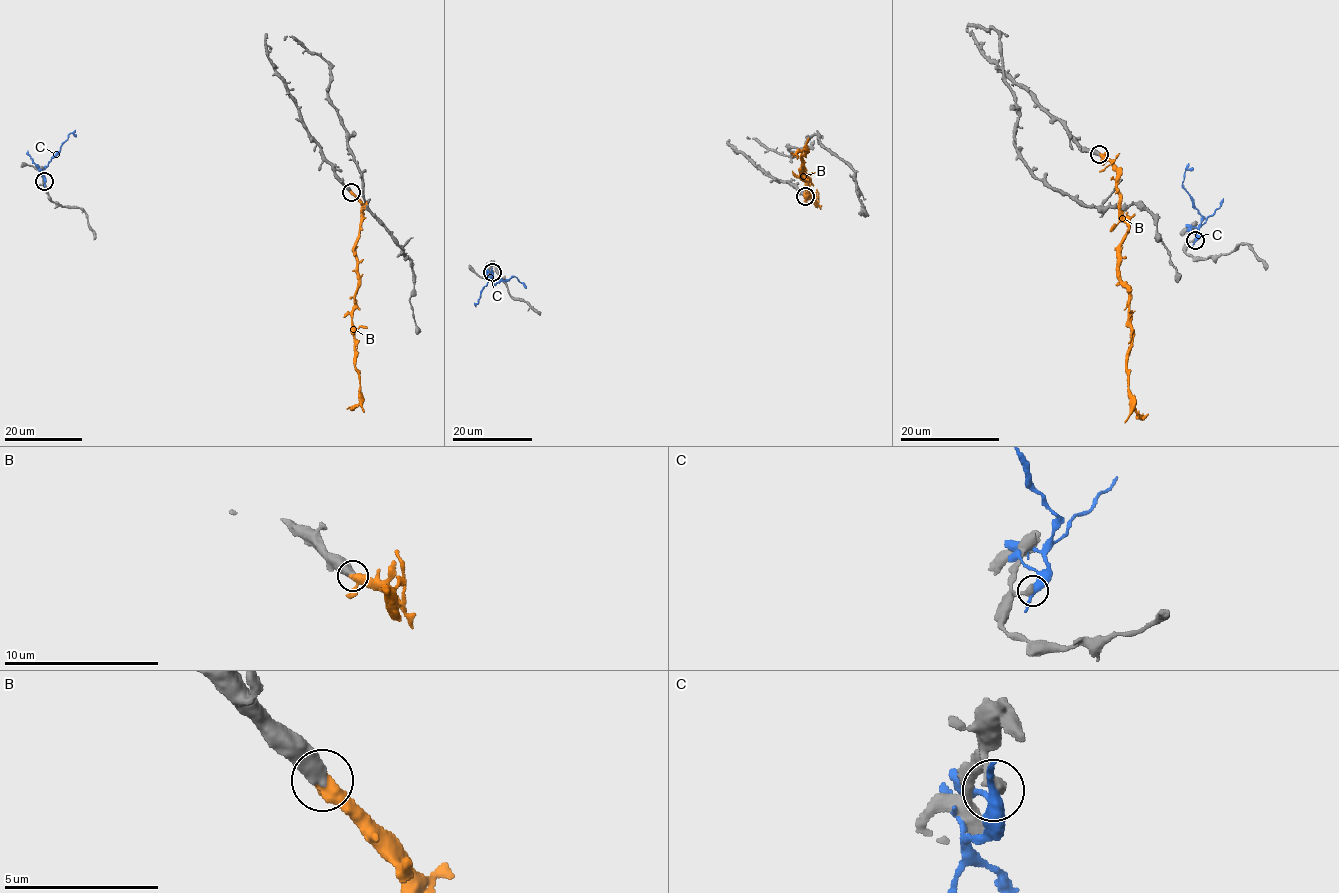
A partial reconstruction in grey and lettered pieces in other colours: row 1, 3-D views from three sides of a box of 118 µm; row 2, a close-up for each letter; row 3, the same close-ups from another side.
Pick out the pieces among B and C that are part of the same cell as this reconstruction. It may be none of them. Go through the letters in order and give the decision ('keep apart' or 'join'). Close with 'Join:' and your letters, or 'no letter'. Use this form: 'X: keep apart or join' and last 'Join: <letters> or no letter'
B: join
C: keep apart
Join: B

